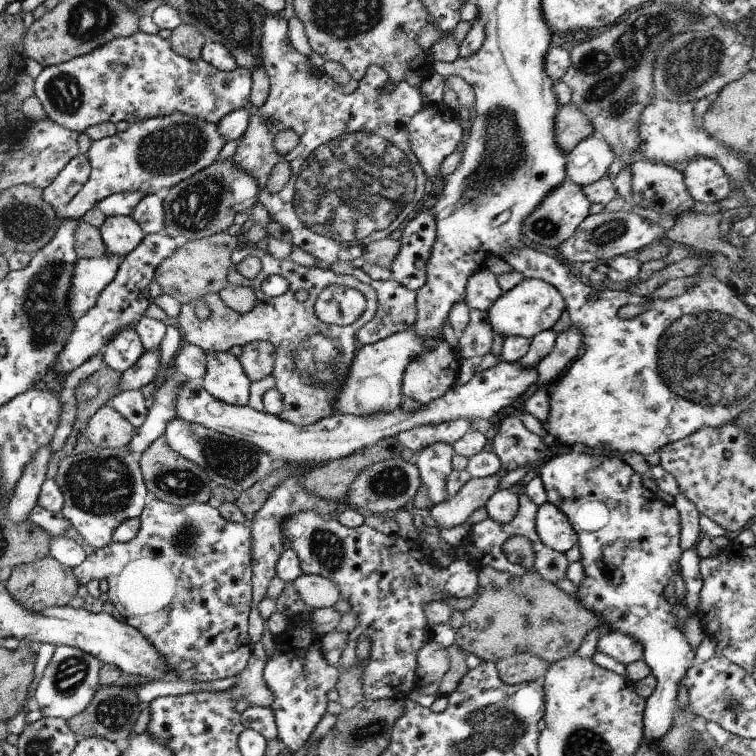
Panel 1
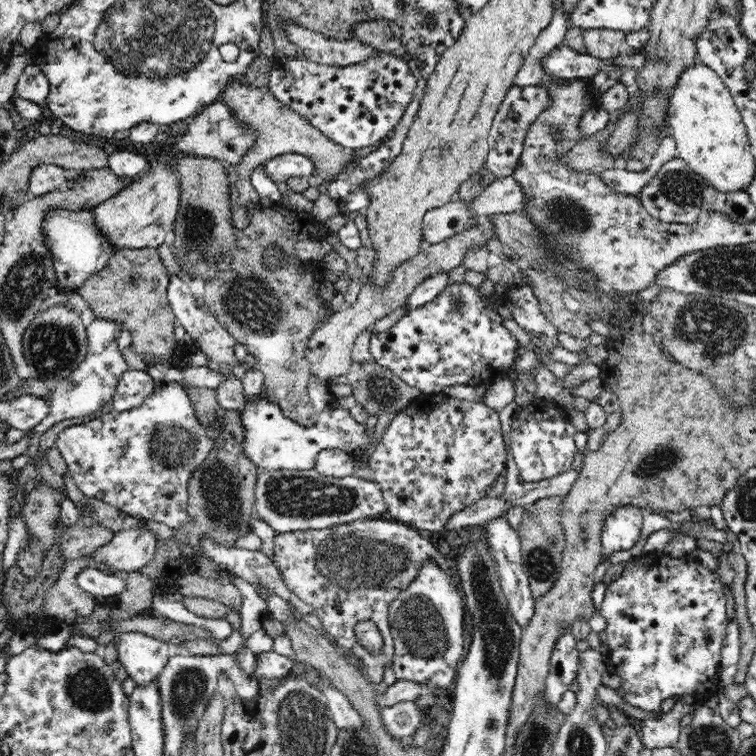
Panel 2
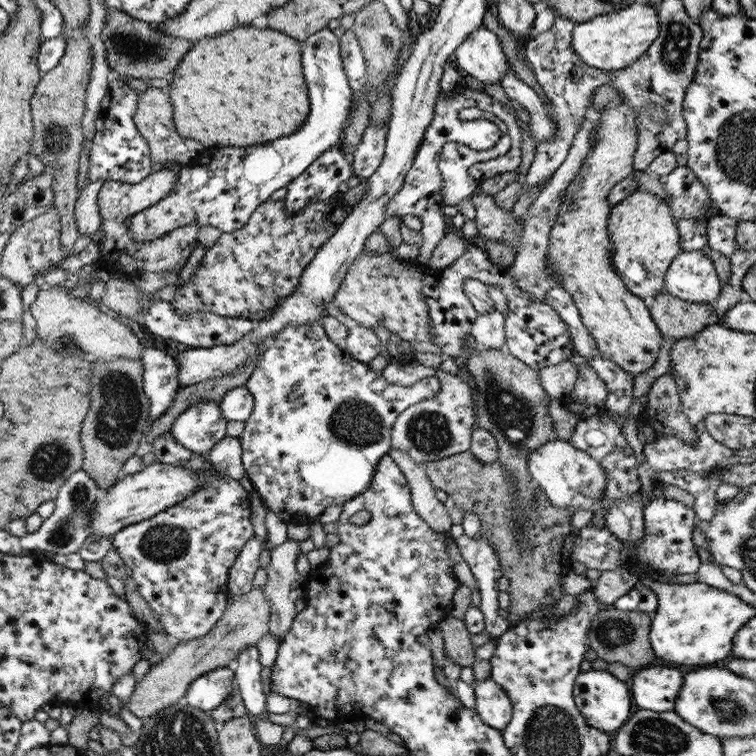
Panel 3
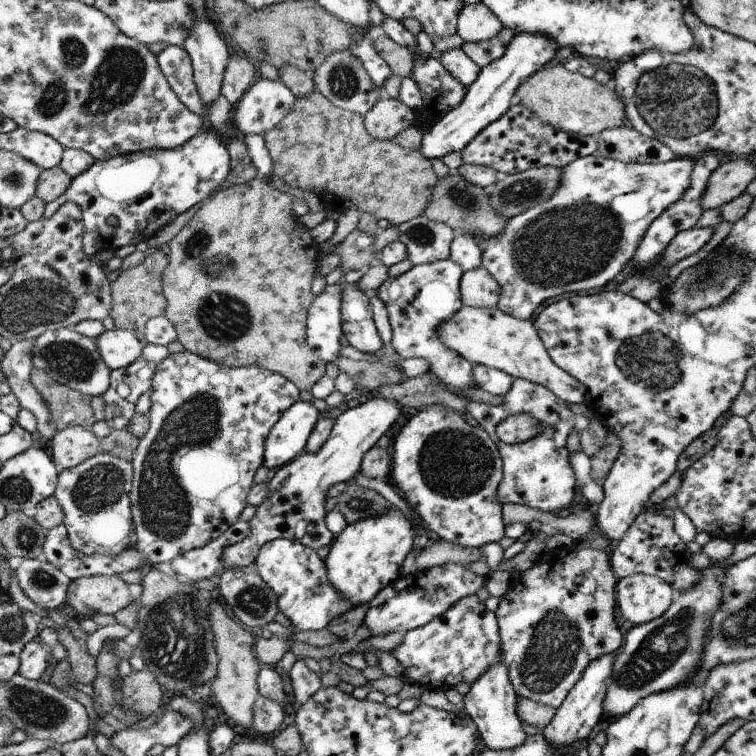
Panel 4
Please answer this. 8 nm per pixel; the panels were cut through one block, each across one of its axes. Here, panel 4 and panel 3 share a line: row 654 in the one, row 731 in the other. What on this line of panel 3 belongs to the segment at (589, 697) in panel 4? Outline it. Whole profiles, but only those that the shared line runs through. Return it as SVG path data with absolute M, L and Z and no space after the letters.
M591 669L581 672L576 679L573 698L588 726L599 728L604 732L617 731L633 713L633 701L628 683L612 676L607 671Z

